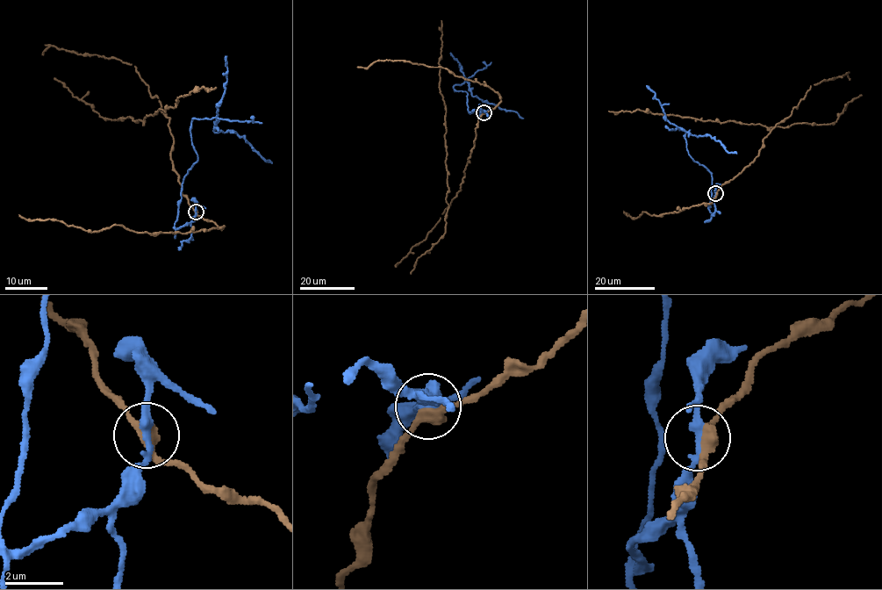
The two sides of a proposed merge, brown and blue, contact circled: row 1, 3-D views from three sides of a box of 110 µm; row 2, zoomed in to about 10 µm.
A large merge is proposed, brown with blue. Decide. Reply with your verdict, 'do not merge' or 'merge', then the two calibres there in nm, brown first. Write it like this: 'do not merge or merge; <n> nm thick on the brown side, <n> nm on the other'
do not merge; 400 nm thick on the brown side, 240 nm on the other

